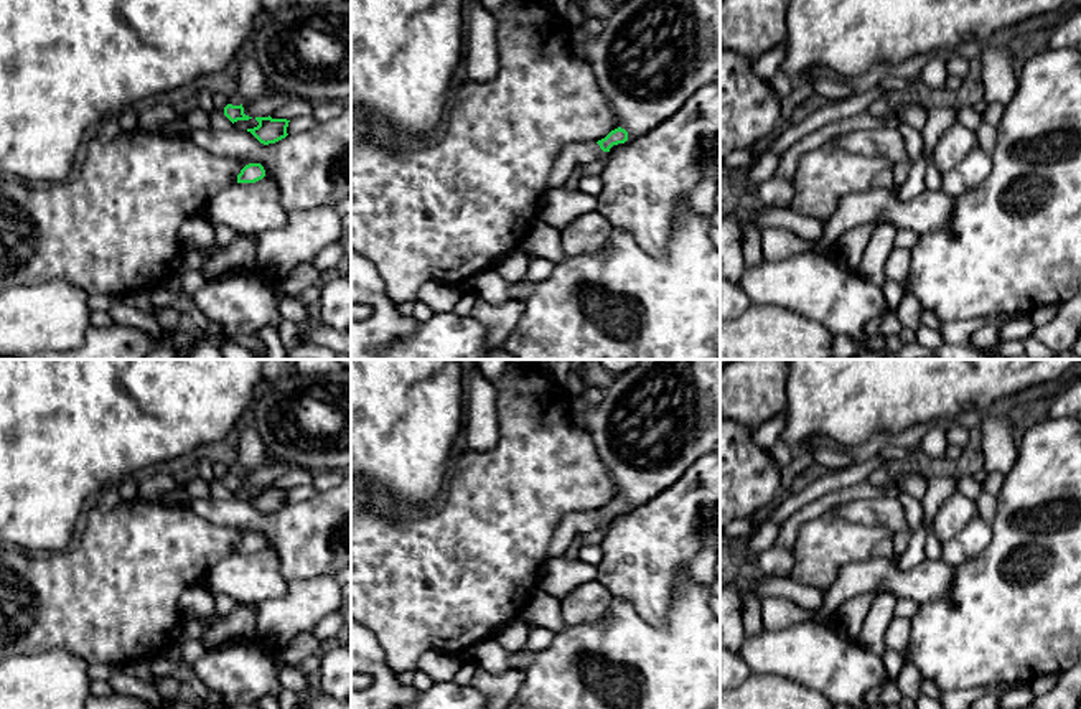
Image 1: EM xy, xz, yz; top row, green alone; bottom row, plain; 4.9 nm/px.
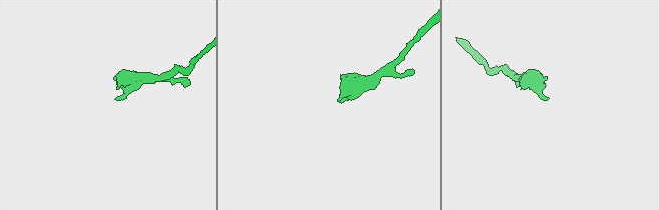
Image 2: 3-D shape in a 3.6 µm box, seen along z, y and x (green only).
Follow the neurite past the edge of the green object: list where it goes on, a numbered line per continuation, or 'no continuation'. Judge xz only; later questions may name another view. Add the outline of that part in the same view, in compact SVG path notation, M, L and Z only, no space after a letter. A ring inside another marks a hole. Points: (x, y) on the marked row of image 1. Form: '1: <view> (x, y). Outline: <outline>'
1: xz (575, 154). Outline: M573 142L559 155L545 190L564 188L577 165L588 165L603 157L605 152L597 142Z

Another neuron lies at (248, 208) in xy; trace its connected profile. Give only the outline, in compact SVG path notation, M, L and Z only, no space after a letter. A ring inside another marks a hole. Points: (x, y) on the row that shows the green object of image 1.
M270 176L255 183L234 183L208 203L211 224L224 224L237 234L259 236L287 224L278 186Z

